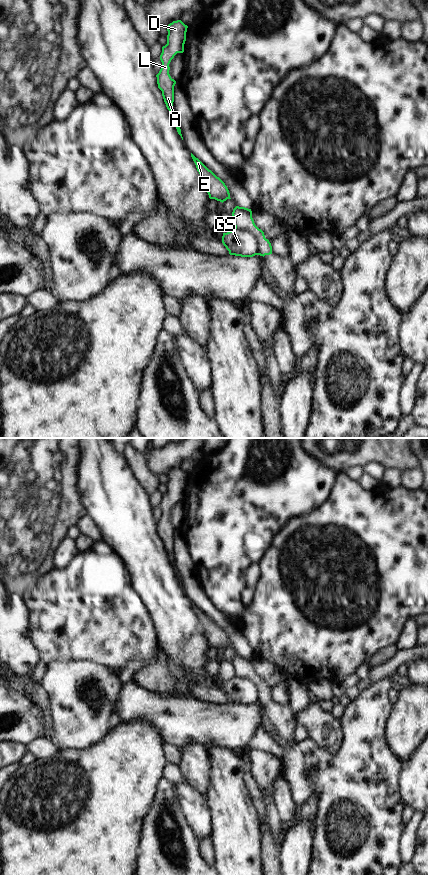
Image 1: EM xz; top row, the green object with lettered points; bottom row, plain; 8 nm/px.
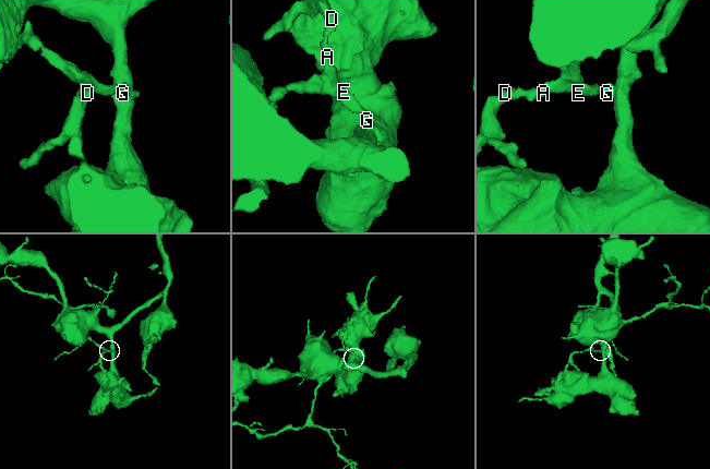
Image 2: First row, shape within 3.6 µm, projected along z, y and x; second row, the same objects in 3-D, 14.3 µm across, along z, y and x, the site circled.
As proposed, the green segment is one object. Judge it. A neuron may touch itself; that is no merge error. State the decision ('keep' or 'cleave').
cleave

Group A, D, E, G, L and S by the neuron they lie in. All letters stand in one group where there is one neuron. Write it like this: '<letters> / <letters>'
A D E G L / S

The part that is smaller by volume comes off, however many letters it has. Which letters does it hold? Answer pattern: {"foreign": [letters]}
{"foreign": ["A", "D", "E", "G", "L"]}

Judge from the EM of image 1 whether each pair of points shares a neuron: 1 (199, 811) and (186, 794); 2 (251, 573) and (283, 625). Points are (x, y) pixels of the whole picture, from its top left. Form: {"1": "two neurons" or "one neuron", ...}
{"1": "one neuron", "2": "two neurons"}

